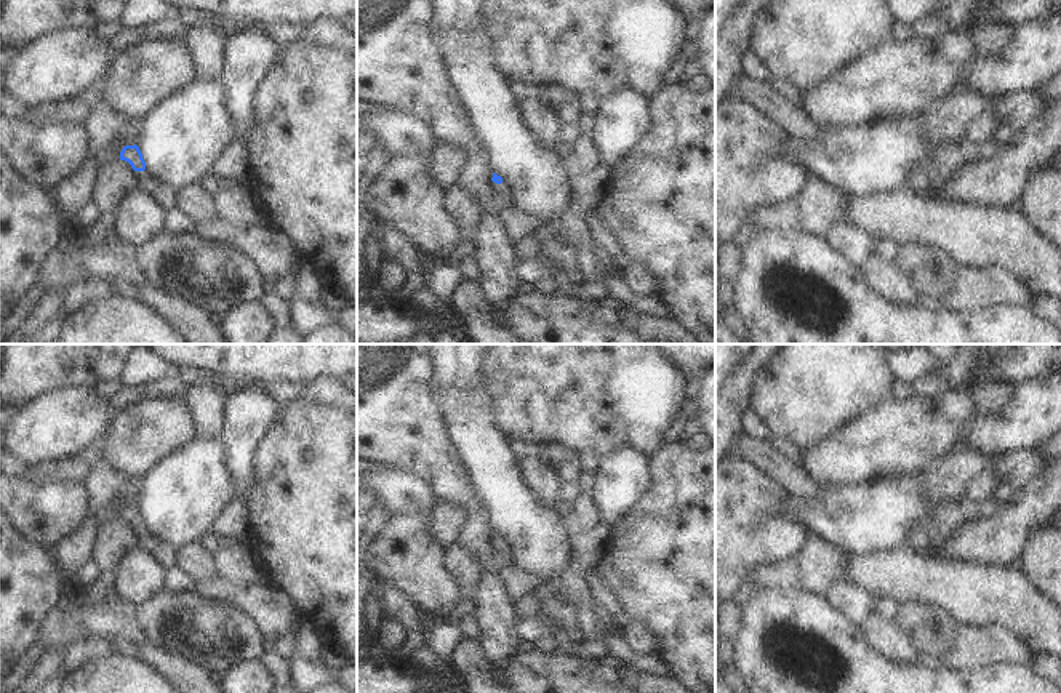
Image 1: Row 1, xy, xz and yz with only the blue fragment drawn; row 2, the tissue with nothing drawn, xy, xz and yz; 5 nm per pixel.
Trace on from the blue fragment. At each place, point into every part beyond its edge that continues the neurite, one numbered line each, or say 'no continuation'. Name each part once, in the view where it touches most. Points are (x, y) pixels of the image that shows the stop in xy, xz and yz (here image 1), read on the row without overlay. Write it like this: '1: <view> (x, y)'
1: xy (164, 552).

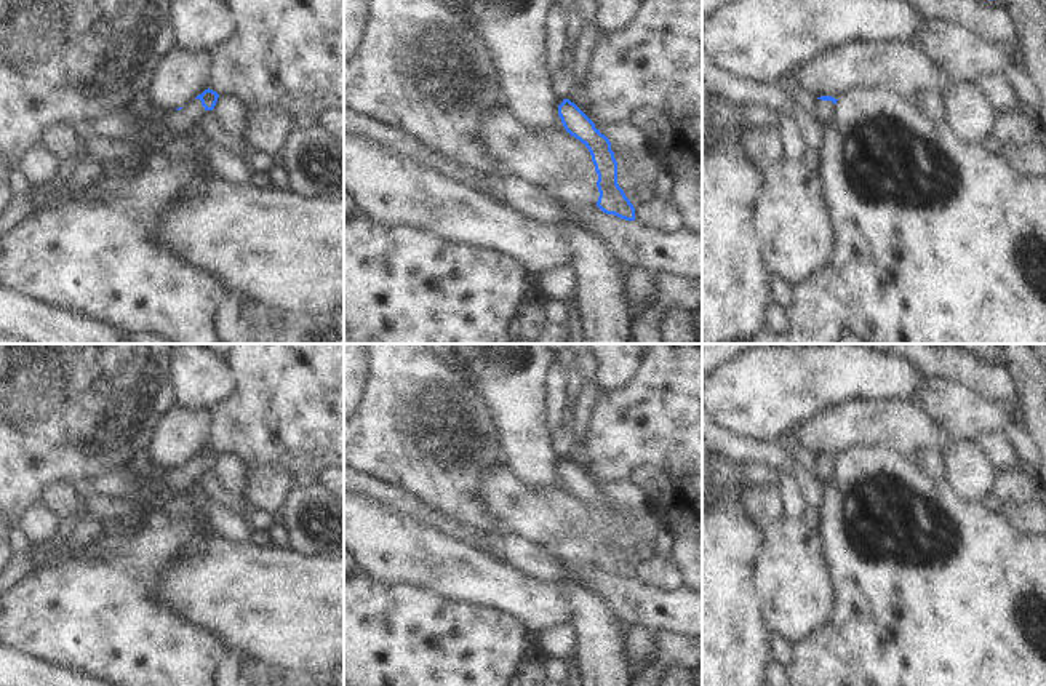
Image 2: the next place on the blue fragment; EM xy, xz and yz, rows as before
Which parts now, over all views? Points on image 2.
1: yz (824, 467).

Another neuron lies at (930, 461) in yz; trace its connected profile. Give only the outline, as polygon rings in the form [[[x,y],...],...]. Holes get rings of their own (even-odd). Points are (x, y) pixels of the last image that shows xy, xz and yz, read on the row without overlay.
[[[921,448],[912,457],[915,467],[929,478],[945,478],[944,449]]]

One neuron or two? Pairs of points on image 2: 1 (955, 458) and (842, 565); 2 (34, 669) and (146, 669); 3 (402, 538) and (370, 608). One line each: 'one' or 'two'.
1: two
2: two
3: two

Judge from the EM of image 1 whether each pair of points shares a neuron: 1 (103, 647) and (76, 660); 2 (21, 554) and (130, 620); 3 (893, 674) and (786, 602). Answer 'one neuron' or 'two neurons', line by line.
1: one neuron
2: two neurons
3: one neuron

